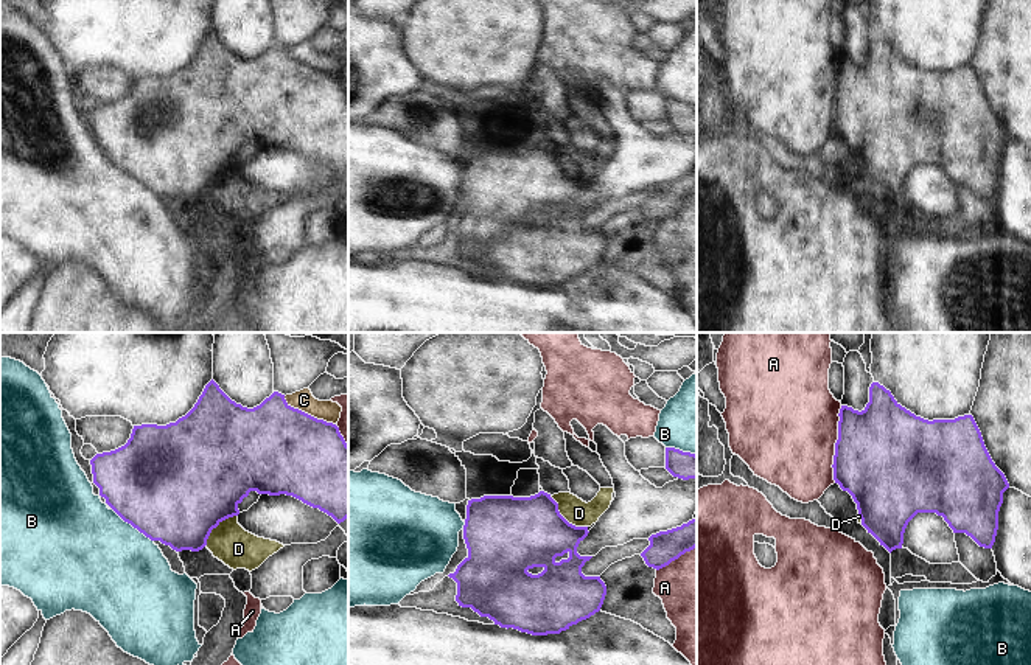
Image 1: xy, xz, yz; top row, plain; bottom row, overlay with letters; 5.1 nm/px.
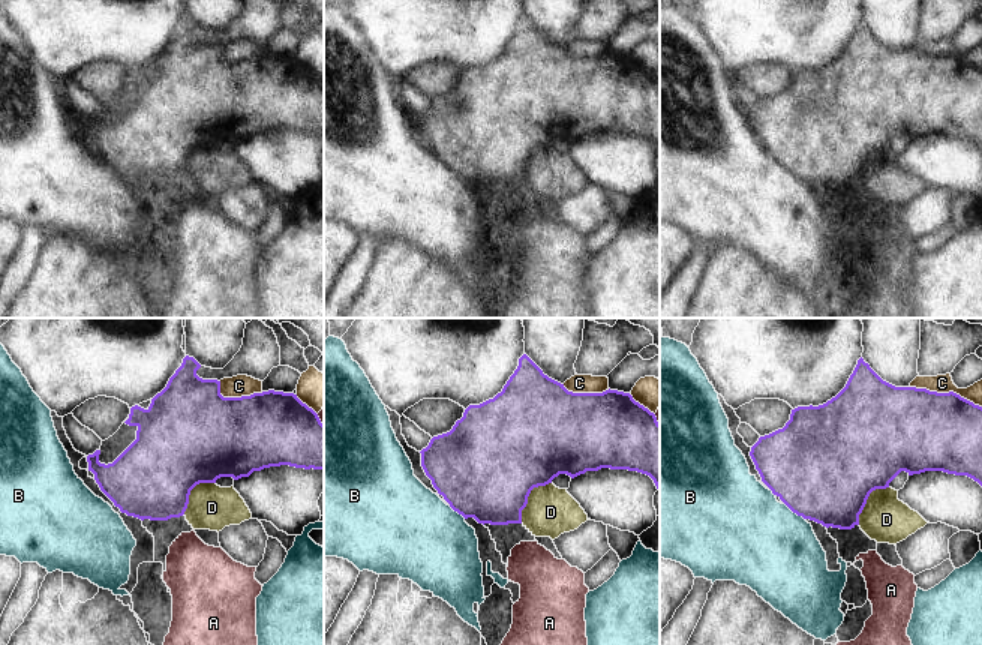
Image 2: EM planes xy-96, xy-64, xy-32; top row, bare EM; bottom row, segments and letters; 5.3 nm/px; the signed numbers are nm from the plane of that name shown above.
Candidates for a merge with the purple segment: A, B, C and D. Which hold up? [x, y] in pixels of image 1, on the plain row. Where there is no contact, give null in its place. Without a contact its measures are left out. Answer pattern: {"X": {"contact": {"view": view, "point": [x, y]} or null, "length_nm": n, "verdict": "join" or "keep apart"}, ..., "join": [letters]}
{"A": {"contact": {"view": "yz", "point": [835, 97]}, "length_nm": 400, "verdict": "keep apart"}, "B": {"contact": {"view": "xy", "point": [132, 177]}, "length_nm": 280, "verdict": "keep apart"}, "C": {"contact": {"view": "xy", "point": [307, 66]}, "length_nm": 300, "verdict": "keep apart"}, "D": {"contact": {"view": "xz", "point": [563, 170]}, "length_nm": 260, "verdict": "keep apart"}, "join": []}

